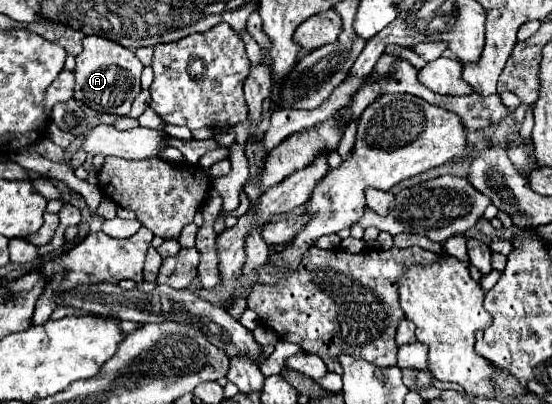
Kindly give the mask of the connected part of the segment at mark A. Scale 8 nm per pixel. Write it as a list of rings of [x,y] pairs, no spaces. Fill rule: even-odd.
[[[86,36],[82,42],[84,50],[76,56],[76,92],[74,98],[84,102],[88,108],[104,114],[126,116],[132,108],[134,98],[140,94],[140,72],[142,62],[134,56],[134,50],[128,50],[120,44],[114,44],[106,38]]]

